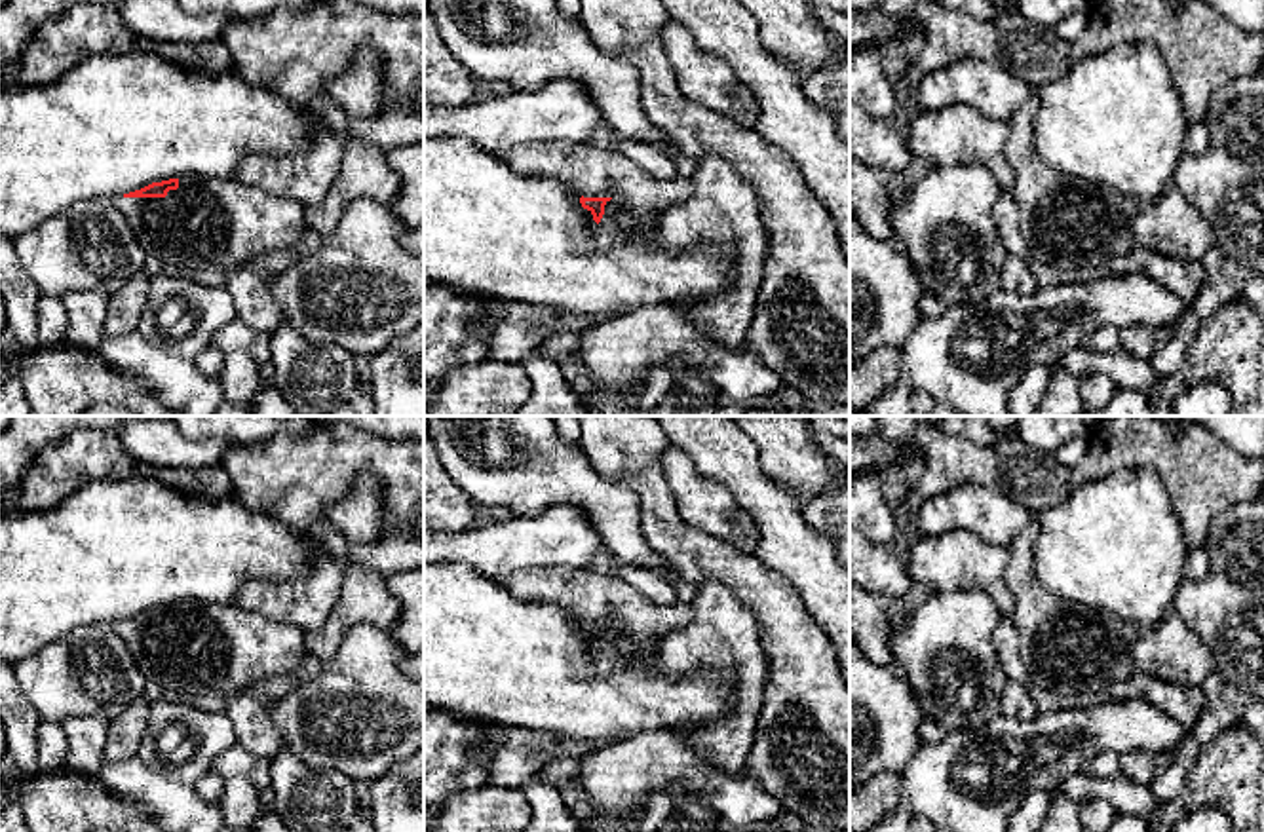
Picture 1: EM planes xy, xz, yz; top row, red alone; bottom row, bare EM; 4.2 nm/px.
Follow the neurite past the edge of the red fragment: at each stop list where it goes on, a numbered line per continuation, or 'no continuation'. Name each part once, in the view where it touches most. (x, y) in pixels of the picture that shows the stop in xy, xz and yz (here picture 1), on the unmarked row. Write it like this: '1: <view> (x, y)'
1: xy (206, 648)

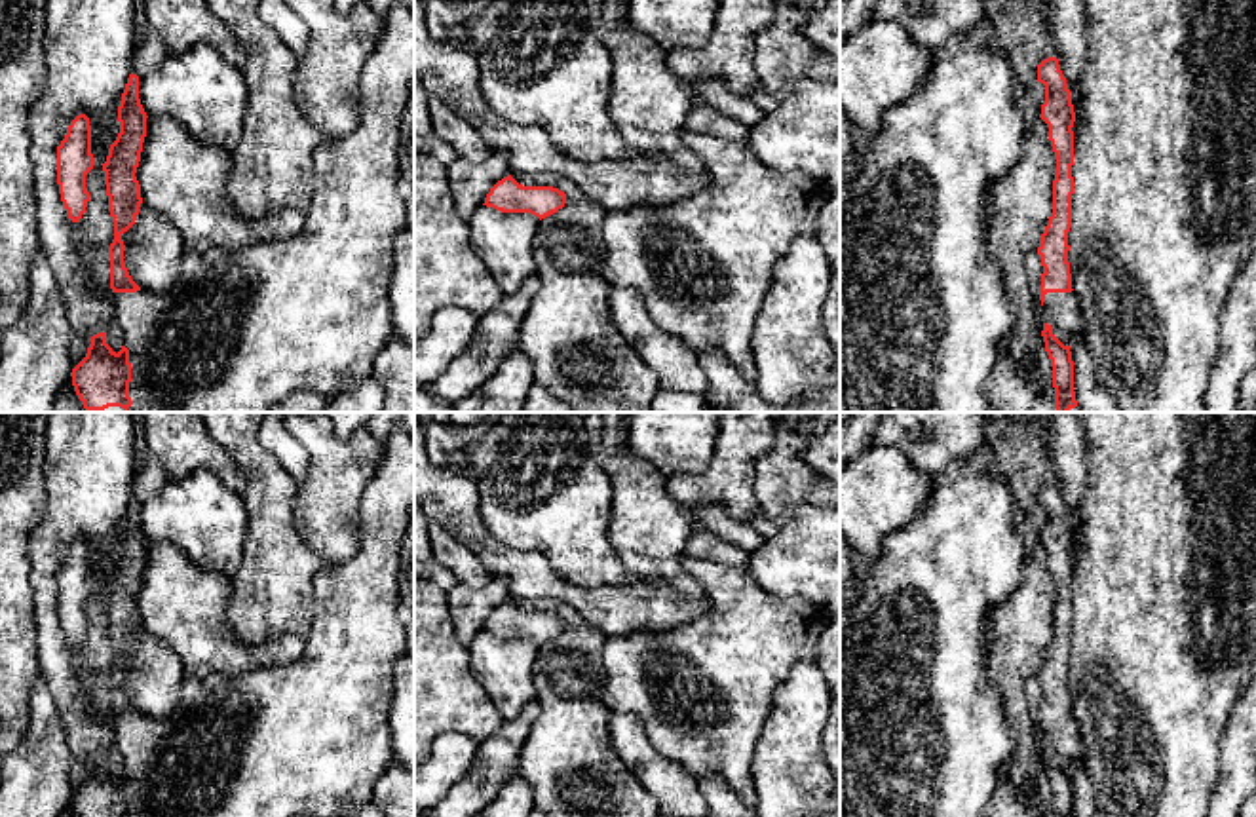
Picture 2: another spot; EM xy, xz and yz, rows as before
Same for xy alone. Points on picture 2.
1: xy (312, 738)

